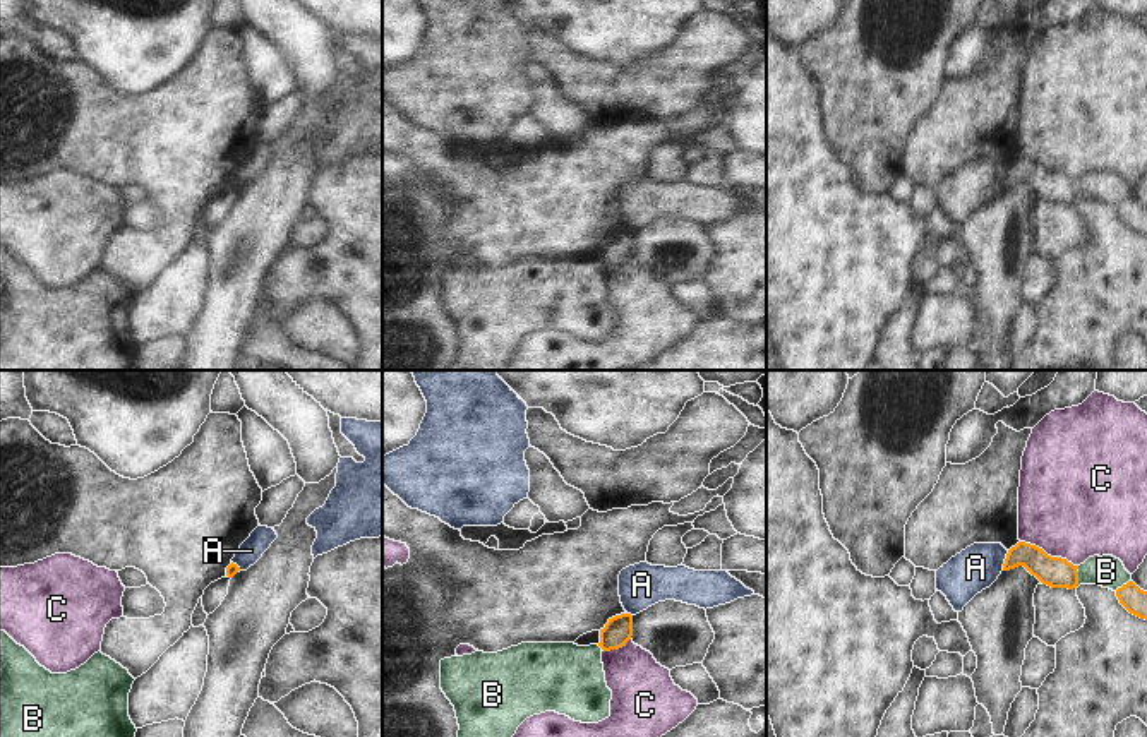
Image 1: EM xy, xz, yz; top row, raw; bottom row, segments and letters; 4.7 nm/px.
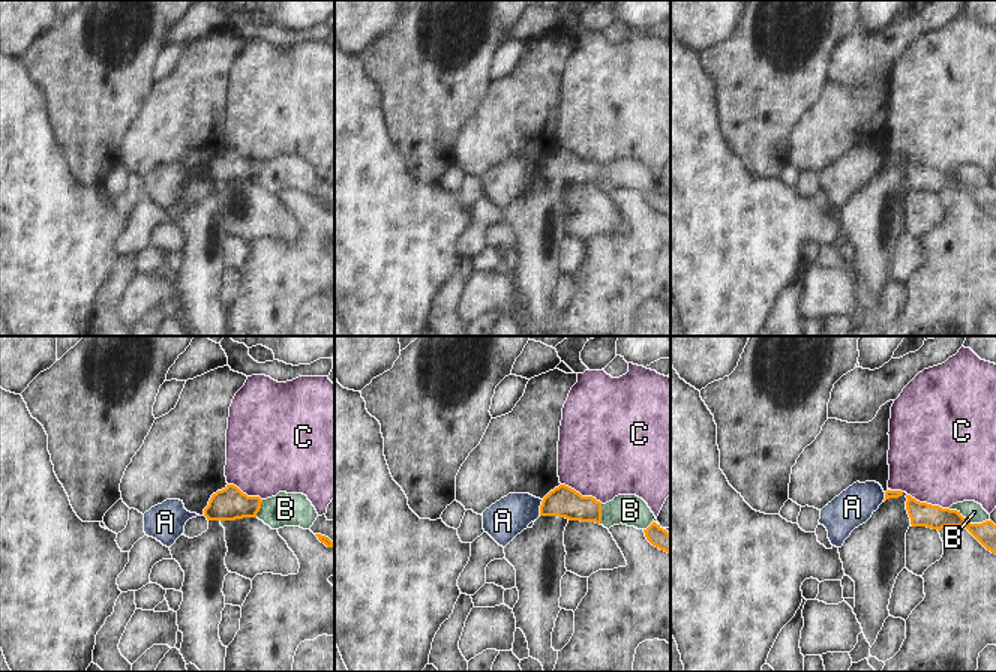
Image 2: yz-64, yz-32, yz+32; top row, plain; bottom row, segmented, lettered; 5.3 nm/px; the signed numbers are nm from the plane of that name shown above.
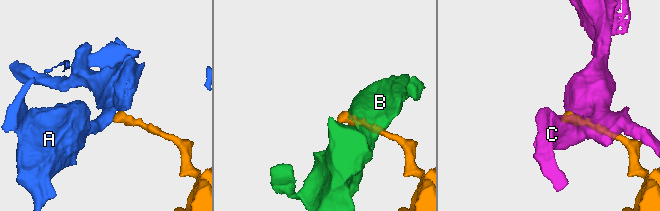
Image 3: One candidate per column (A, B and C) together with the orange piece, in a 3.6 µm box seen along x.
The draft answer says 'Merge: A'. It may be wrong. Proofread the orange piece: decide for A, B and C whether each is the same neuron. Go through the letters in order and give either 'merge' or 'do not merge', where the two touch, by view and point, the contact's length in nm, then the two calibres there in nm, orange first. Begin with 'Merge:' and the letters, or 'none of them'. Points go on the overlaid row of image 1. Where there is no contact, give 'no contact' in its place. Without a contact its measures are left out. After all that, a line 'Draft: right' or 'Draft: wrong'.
Merge: none of them
A: do not merge | yz (1005, 561) | 100 nm | 140/200 nm
B: do not merge | yz (1077, 576) | 100 nm | 140/150 nm
C: do not merge | yz (1046, 554) | 300 nm | 140/480 nm
Draft: wrong

